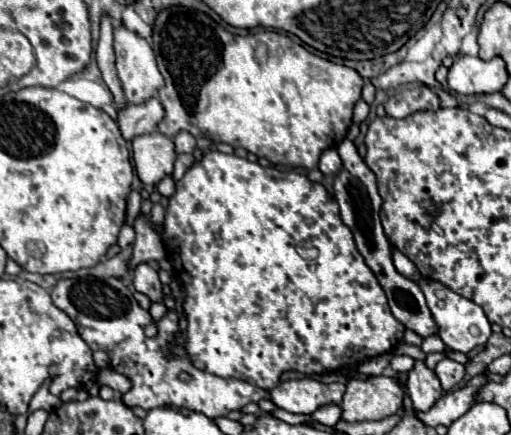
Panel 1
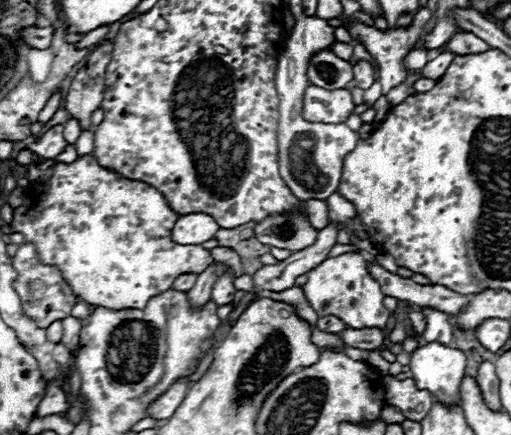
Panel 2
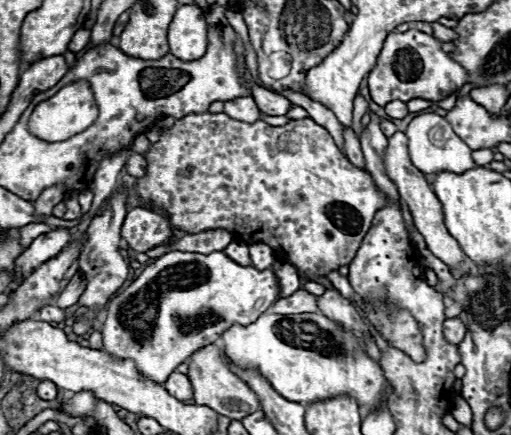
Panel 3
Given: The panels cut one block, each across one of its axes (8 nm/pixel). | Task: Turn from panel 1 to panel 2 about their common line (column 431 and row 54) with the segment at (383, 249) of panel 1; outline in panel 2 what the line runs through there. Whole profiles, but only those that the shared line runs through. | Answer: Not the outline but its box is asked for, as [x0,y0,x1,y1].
[306,50,354,88]

